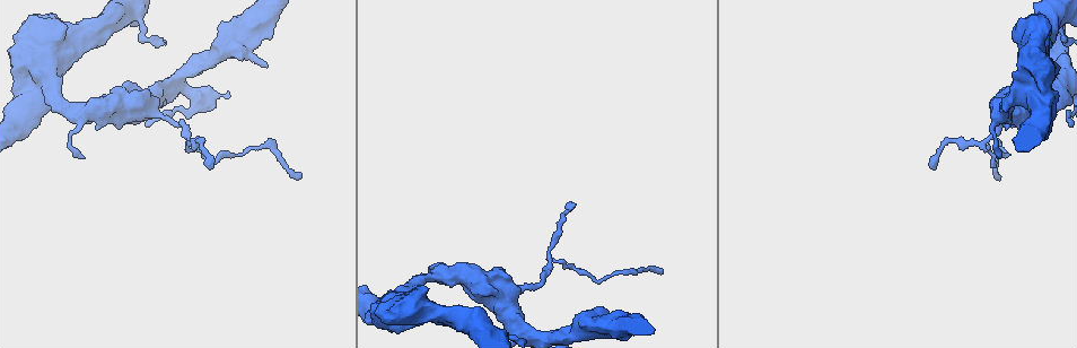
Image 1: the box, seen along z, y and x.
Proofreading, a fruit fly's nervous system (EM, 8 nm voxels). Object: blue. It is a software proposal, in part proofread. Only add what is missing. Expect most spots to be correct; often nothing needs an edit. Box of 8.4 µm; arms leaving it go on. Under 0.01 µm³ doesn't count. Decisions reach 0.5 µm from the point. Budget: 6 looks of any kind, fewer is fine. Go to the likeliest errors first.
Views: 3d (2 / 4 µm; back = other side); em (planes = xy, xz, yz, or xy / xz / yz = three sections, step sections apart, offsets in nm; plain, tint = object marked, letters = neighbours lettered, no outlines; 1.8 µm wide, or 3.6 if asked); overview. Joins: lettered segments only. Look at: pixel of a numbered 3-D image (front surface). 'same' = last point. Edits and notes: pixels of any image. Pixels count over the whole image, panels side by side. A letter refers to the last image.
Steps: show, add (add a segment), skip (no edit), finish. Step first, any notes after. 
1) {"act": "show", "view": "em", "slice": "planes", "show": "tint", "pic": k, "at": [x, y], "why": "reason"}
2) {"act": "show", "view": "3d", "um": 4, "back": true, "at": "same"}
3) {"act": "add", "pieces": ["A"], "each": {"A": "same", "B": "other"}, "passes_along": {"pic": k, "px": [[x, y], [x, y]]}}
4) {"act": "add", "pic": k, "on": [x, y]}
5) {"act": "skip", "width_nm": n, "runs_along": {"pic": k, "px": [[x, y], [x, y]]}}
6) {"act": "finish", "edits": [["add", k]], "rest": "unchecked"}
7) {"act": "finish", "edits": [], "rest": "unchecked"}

{"act": "show", "view": "3d", "um": 4, "pic": 1, "at": [1048, 29], "why": "free end"}

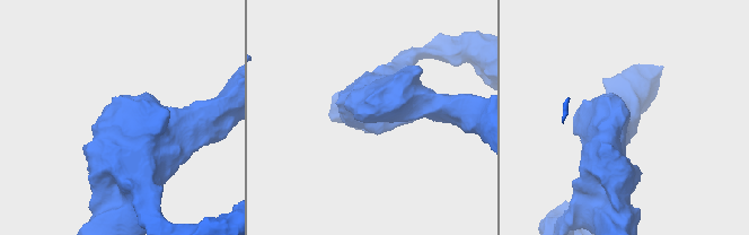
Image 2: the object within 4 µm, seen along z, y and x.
{"act": "show", "view": "em", "slice": "planes", "show": "plain", "pic": 2, "at": [625, 117], "why": "now the EM"}

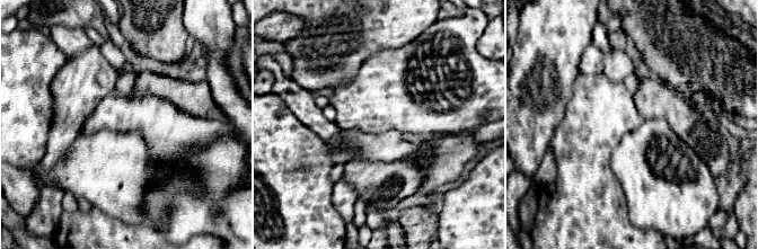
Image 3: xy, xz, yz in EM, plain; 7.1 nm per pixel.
{"act": "show", "view": "em", "slice": "planes", "show": "letters", "at": "same"}

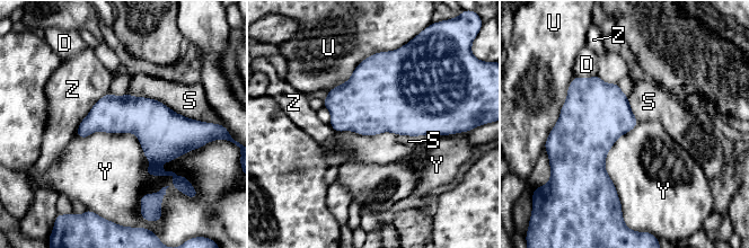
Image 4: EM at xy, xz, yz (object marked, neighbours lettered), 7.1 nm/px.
{"act": "skip", "each": {"D": "other", "S": "other", "U": "other", "Y": "other", "Z": "other"}, "found": "no lettered segment goes on from it"}

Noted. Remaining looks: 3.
{"act": "show", "view": "3d", "um": 4, "pic": 1, "at": [662, 271], "why": "thin end"}

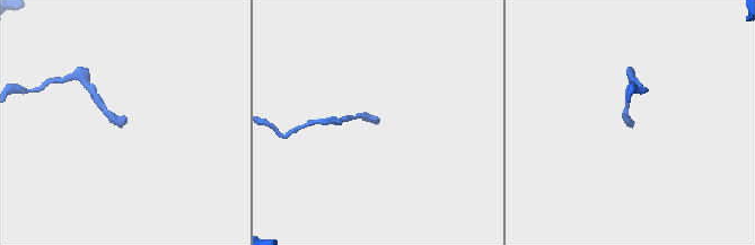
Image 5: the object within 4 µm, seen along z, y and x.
{"act": "show", "view": "em", "slice": "yz", "step": 8, "show": "tint", "pic": 5, "at": [123, 123]}

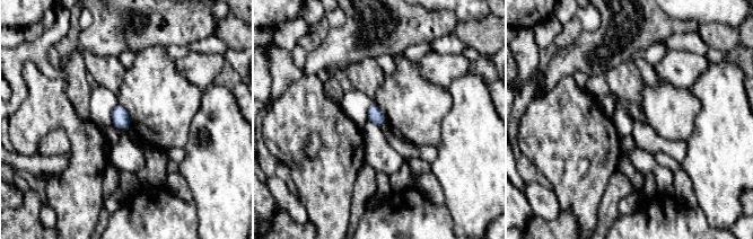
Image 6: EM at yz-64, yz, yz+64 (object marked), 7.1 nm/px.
{"act": "show", "view": "em", "slice": "planes", "show": "letters", "at": "same"}

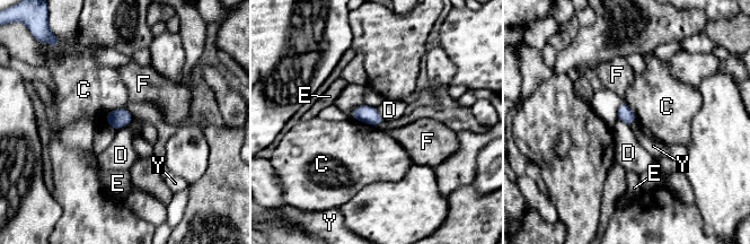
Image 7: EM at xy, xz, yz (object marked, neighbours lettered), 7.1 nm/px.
{"act": "skip", "longest_contact_nm": ["C", 180], "each": {"C": "other", "D": "other", "E": "other", "F": "other", "Y": "other"}, "found": "none of them fits"}

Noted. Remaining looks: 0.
{"act": "finish", "edits": [], "rest": "unchecked"}

